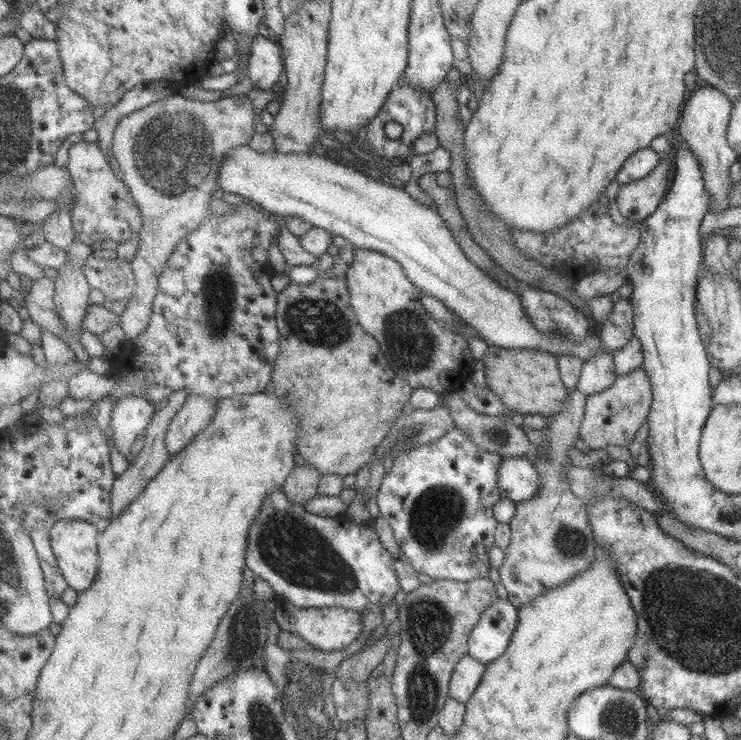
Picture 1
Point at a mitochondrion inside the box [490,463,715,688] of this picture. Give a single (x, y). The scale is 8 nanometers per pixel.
(568, 541)

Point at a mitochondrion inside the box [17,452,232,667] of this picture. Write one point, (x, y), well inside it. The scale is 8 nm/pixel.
(52, 507)

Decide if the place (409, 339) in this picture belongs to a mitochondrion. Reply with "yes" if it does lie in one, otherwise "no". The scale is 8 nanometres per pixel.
yes

